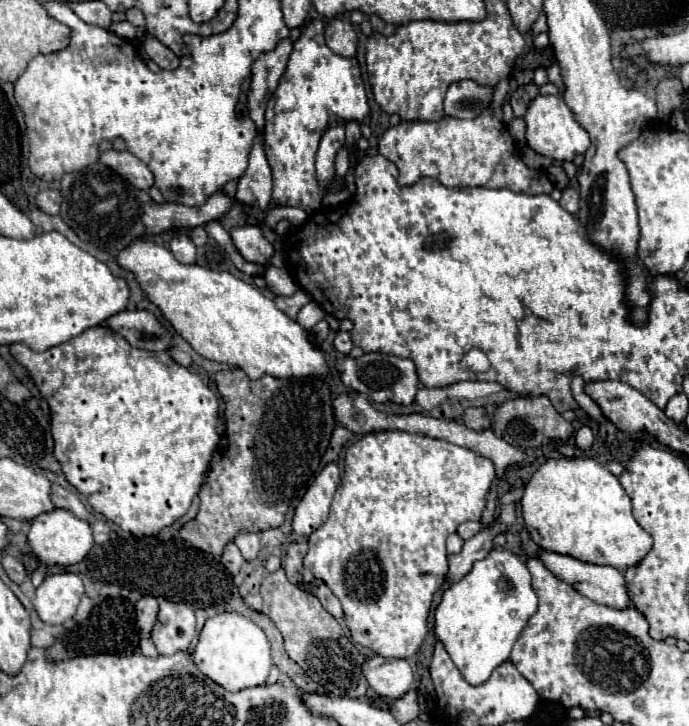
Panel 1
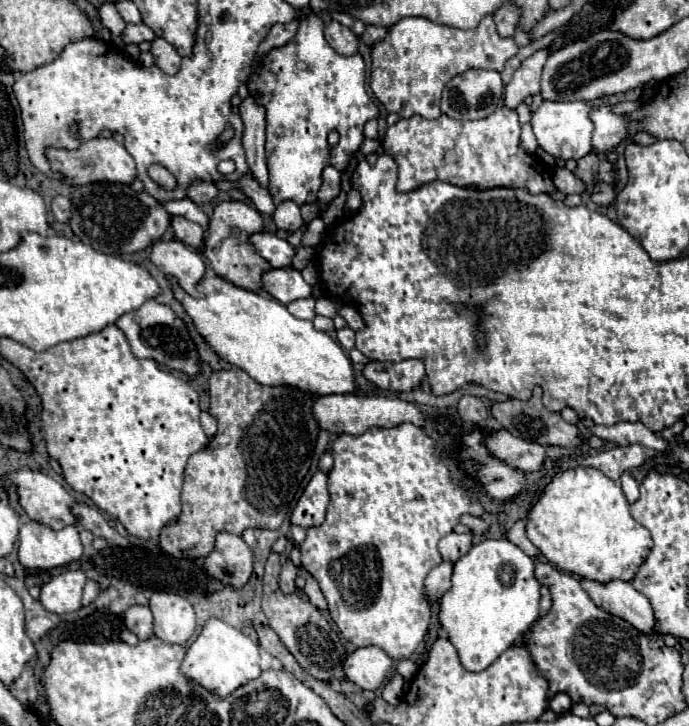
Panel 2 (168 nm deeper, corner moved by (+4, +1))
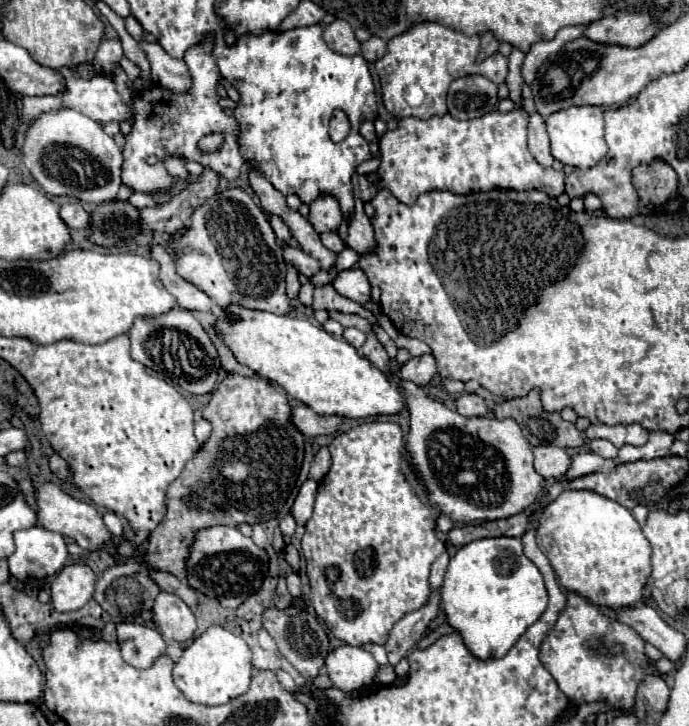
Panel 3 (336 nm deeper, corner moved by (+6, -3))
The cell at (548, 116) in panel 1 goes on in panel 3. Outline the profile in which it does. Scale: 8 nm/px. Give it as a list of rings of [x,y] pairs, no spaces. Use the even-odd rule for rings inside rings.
[[[597,106],[559,110],[551,114],[545,120],[545,124],[551,138],[551,154],[563,164],[575,166],[579,170],[587,170],[593,168],[607,154],[607,144],[603,140],[603,110]]]

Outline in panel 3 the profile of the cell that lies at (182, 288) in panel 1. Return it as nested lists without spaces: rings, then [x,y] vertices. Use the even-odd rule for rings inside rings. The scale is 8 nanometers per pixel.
[[[235,304],[229,306],[229,312],[241,320],[231,324],[219,320],[215,328],[235,358],[259,376],[283,386],[289,396],[311,406],[315,412],[357,420],[379,414],[393,416],[403,410],[403,396],[385,372],[375,368],[365,356],[359,356],[357,348],[345,340],[333,338],[323,328],[297,316],[277,316]]]

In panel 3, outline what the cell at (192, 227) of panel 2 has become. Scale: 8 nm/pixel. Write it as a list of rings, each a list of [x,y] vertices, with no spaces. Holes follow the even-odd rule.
[[[203,168],[203,174],[197,180],[189,182],[169,202],[139,210],[141,234],[147,234],[147,230],[165,234],[183,232],[189,226],[189,216],[193,214],[193,210],[199,204],[203,204],[205,198],[213,196],[217,188],[219,188],[219,174],[211,168]]]

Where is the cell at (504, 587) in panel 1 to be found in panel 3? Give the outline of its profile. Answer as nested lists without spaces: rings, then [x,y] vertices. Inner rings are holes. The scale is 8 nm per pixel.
[[[481,538],[465,544],[449,560],[441,588],[447,622],[459,630],[477,658],[505,656],[511,644],[545,612],[547,588],[539,568],[523,554],[519,538]]]

